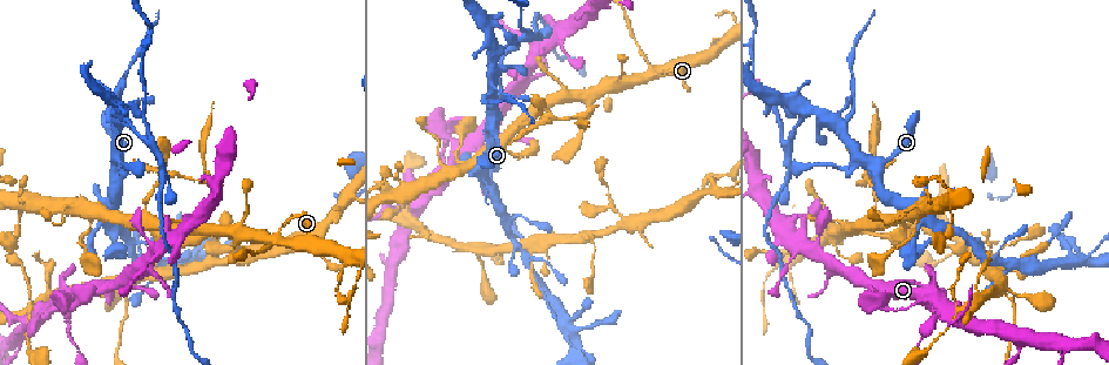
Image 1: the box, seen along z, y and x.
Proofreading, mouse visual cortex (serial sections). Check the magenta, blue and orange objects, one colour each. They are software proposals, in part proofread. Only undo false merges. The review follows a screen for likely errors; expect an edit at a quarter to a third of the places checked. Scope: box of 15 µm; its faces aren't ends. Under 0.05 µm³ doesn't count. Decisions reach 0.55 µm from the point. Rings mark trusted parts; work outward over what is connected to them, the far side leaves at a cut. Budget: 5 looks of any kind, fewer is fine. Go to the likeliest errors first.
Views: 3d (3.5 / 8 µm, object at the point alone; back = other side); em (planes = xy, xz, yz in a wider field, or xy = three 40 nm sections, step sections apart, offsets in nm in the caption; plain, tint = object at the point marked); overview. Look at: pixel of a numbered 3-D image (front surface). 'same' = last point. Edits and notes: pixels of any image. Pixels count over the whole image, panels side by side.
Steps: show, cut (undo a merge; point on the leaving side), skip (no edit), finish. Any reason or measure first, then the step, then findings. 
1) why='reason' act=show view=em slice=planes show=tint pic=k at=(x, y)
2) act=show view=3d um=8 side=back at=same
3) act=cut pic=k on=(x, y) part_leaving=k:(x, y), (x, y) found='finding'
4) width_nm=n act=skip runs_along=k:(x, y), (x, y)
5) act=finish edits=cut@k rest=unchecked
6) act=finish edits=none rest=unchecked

why='a fork' act=show view=3d um=3.5 pic=1 at=(277, 240)

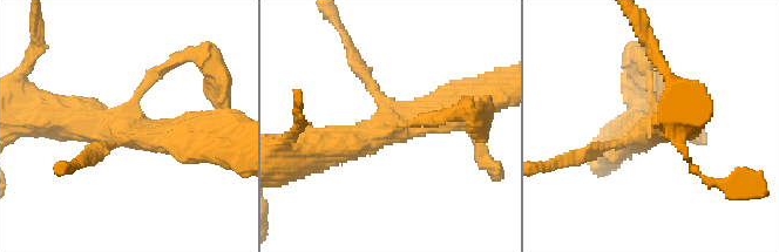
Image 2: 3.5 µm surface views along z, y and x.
why='need the tissue' act=show view=em slice=xy step=2 show=plain pic=2 at=(395, 124)

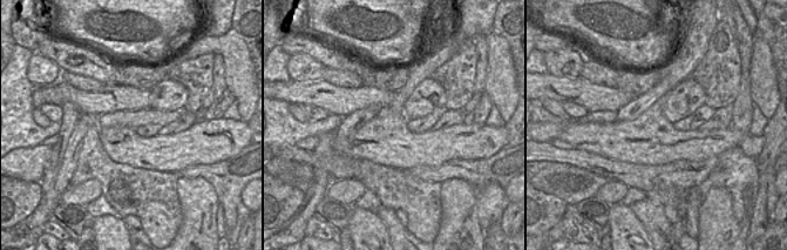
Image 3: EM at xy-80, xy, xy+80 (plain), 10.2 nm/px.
why='where the object lies' act=show view=em slice=xy step=2 show=tint at=same

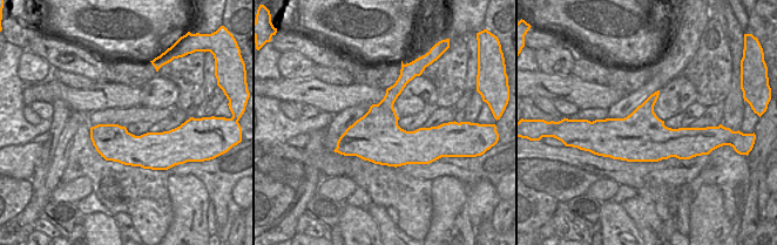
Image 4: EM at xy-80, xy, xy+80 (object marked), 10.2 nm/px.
act=skip runs_along=2:(468, 111), (324, 147) found='continuous, no second cell'

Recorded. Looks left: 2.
why='thick turns thin' act=show view=3d um=8 side=back pic=1 at=(534, 114)

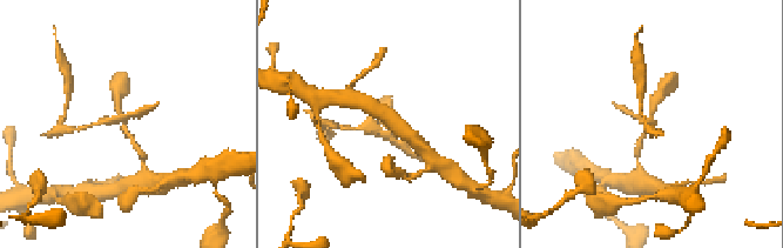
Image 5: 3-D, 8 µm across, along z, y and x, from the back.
act=show view=em slice=xy step=5 show=tint pic=5 at=(125, 128)

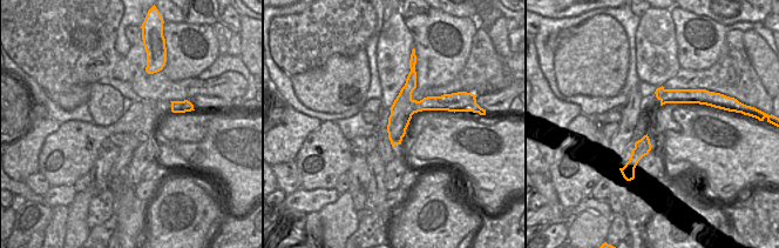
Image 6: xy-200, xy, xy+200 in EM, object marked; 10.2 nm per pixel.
act=cut pic=5 on=(400, 145) part_leaving=5:(379, 126), (332, 127) found='a second cell is stuck on'

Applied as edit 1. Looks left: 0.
act=finish edits=cut@5 rest=unchecked

